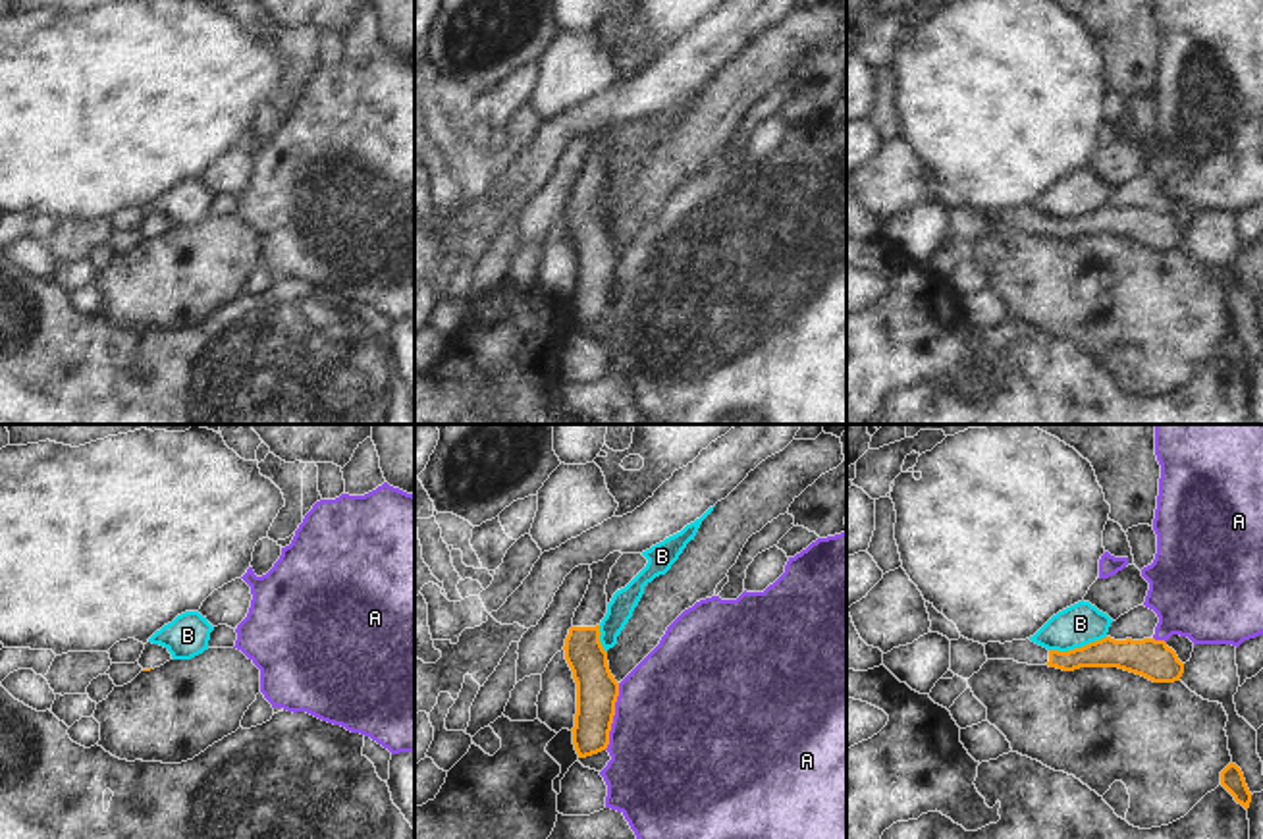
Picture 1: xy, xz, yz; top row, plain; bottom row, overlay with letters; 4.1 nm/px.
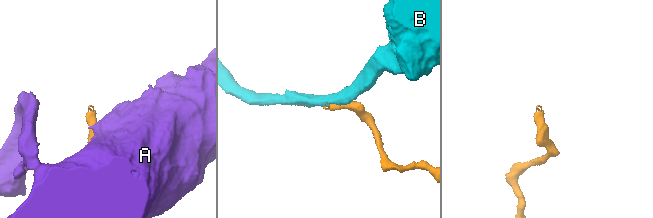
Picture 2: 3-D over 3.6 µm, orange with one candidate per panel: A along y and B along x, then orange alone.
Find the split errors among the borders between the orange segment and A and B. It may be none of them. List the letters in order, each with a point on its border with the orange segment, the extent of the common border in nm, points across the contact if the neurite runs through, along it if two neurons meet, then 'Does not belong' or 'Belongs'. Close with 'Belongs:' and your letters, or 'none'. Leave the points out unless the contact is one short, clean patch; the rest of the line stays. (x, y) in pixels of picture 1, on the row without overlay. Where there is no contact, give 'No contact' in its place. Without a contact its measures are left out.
A: Touches orange at xz (614, 282). Shared border 280 nm. Does not belong
B: Touches orange at yz (1076, 216). Shared border 240 nm. Boundary: yz (1105, 203), (1067, 218), (1049, 218). Does not belong
Belongs: none

